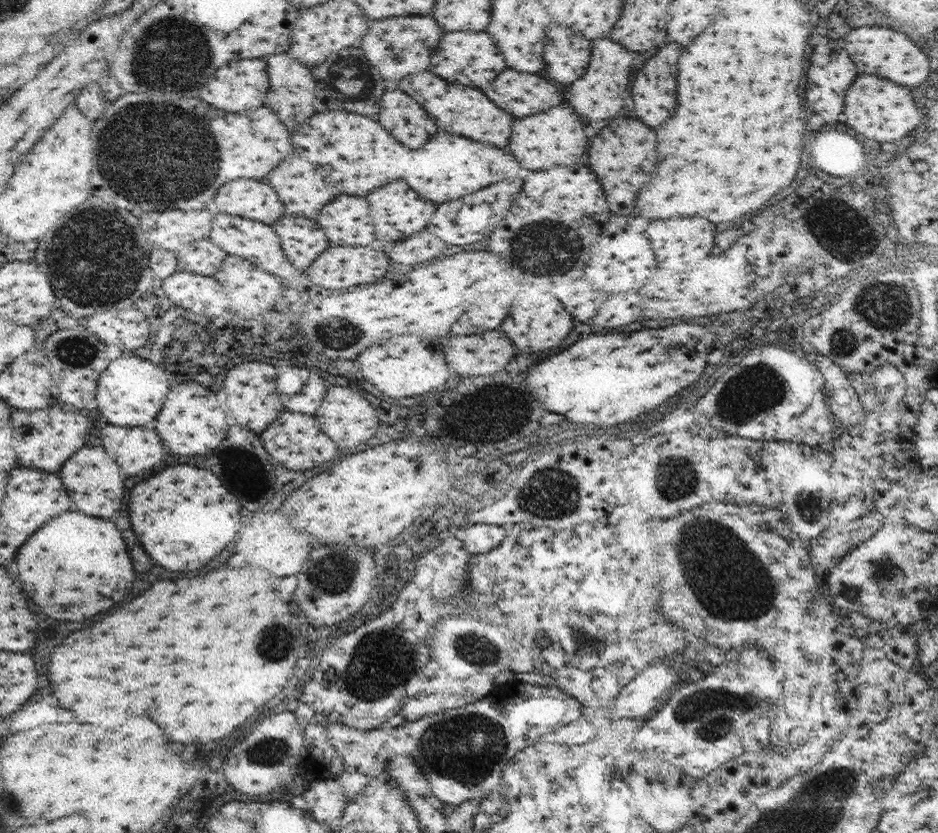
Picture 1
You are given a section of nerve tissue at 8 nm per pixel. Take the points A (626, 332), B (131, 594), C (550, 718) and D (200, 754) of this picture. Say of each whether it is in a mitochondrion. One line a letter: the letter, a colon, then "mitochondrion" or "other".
A: other
B: other
C: other
D: other

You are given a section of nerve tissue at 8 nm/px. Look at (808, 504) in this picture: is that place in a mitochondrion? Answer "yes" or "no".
yes

